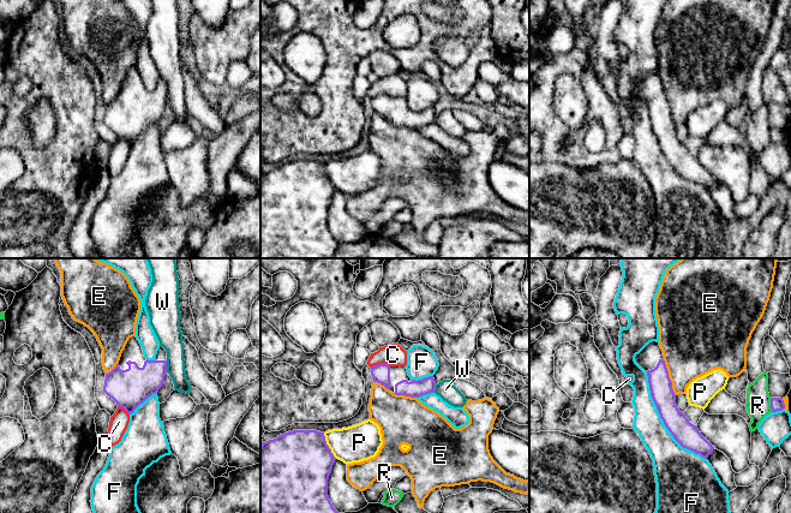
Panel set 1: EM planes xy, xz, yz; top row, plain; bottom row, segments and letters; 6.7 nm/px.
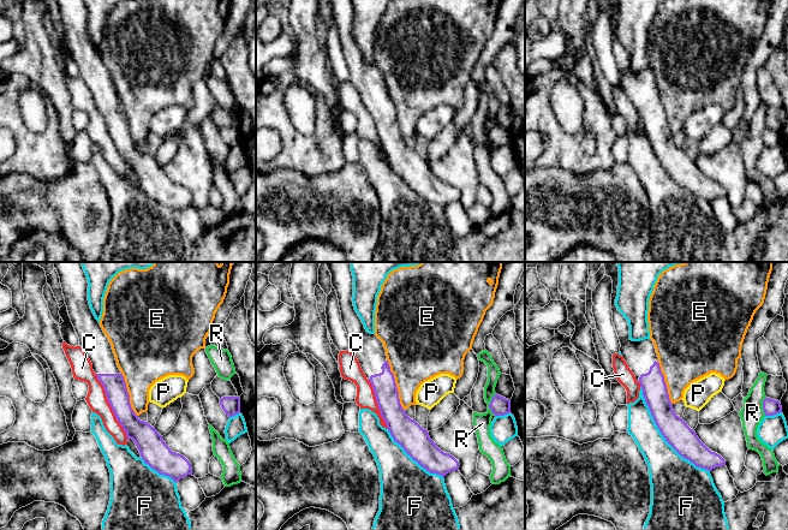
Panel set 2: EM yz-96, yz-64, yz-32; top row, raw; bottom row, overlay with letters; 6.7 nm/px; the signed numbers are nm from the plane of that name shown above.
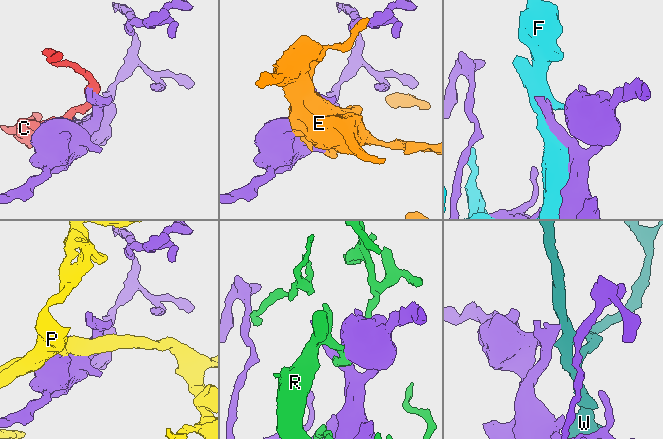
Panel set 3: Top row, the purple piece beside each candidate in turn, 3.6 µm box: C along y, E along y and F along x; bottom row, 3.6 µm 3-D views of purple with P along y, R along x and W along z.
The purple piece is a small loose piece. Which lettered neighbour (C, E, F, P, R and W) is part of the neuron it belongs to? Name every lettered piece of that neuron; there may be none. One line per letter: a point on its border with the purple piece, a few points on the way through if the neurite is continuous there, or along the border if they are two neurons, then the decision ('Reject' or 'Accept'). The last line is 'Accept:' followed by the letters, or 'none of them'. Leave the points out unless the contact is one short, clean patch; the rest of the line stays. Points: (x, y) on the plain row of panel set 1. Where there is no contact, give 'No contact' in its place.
C: Touches purple at xz (379, 95). Reject
E: Touches purple at yz (669, 108). Reject
F: Touches purple at yz (663, 151). Reject
P: Touches purple at xz (328, 177). Reject
R: Touches purple at yz (771, 136). Reject
W: Touches purple at xy (166, 97). Reject
Accept: none of them

